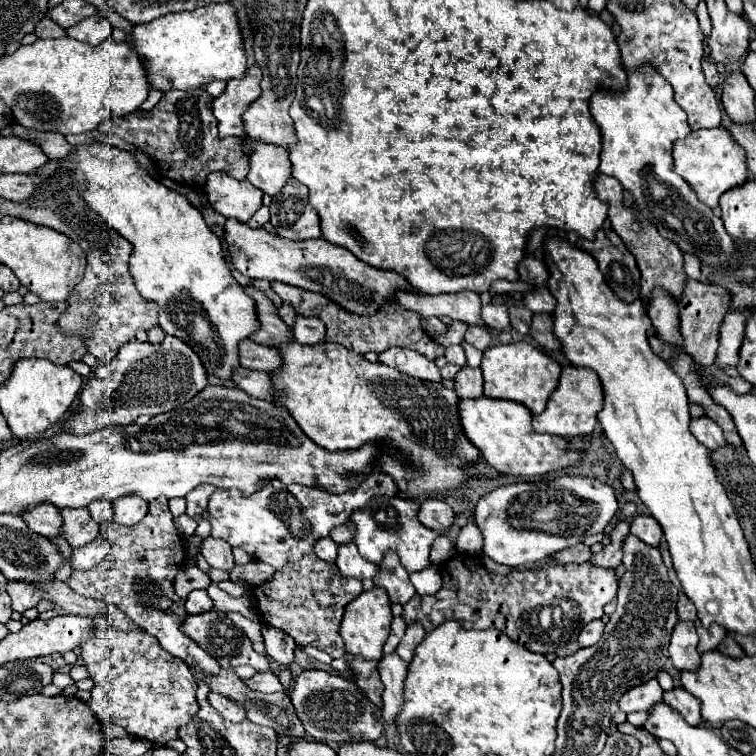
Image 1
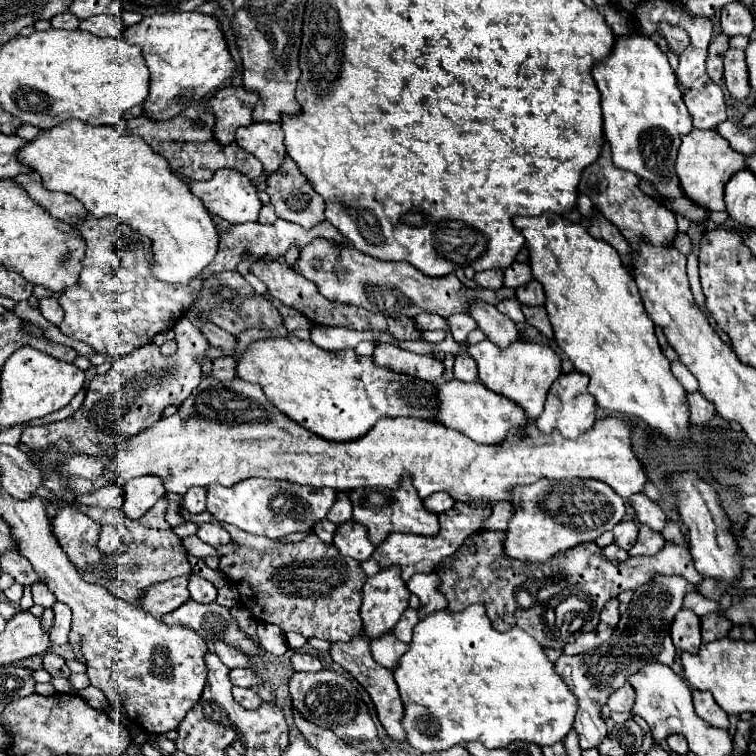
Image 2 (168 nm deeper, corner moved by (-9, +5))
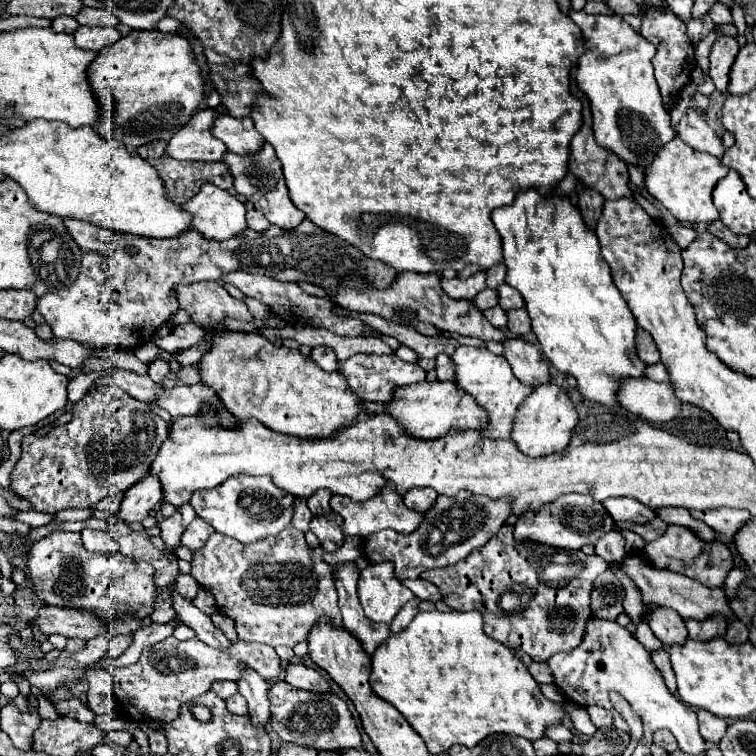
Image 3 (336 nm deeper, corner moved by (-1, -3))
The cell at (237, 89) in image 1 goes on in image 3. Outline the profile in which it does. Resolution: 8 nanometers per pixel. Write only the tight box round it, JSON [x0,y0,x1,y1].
[167,107,227,161]

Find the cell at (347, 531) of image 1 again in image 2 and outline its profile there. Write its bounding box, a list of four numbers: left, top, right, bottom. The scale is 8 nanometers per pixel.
[327,493,353,525]

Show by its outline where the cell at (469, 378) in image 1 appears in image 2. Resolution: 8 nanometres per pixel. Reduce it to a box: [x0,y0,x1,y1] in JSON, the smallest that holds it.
[453,353,477,381]

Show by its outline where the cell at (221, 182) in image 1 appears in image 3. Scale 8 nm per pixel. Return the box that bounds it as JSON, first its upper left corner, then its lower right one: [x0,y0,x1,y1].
[185,183,247,241]

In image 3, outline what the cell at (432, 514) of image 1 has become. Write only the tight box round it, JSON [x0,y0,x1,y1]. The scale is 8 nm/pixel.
[403,487,438,515]

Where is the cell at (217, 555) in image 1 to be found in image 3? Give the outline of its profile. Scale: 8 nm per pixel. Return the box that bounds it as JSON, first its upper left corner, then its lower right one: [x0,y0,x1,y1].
[181,517,215,551]

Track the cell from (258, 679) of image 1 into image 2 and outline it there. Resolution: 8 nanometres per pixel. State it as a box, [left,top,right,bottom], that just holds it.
[229,669,259,687]

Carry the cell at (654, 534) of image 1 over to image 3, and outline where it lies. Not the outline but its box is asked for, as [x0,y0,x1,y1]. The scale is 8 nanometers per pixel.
[605,497,655,525]

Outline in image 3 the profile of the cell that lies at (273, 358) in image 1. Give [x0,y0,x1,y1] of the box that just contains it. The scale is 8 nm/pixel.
[157,323,205,353]

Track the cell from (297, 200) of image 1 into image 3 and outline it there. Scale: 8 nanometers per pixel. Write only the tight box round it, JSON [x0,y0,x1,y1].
[223,143,305,231]

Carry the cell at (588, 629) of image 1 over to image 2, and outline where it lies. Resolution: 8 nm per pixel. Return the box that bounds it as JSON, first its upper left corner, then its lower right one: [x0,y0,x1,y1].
[601,599,619,625]

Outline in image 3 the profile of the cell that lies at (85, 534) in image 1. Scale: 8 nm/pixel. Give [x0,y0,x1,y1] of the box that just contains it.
[27,531,157,621]

